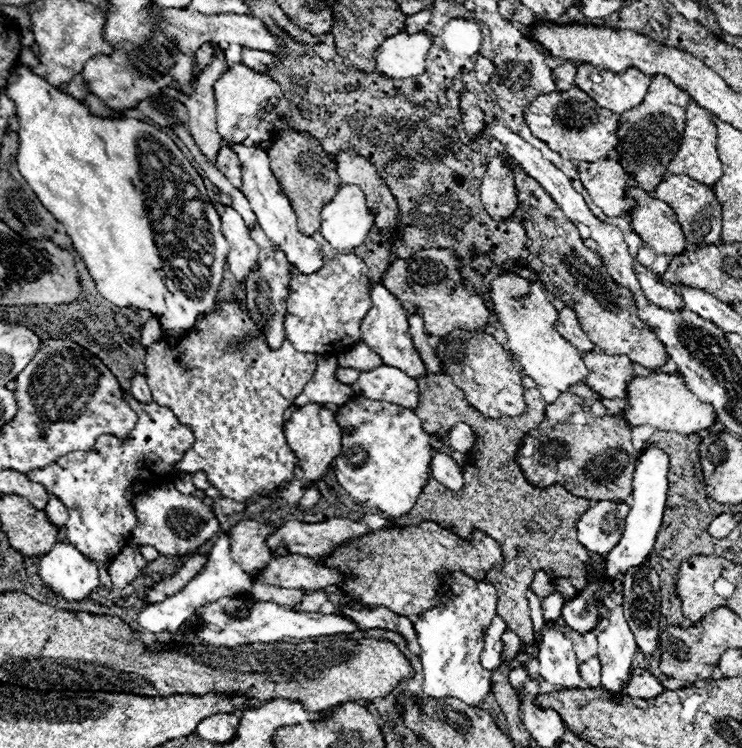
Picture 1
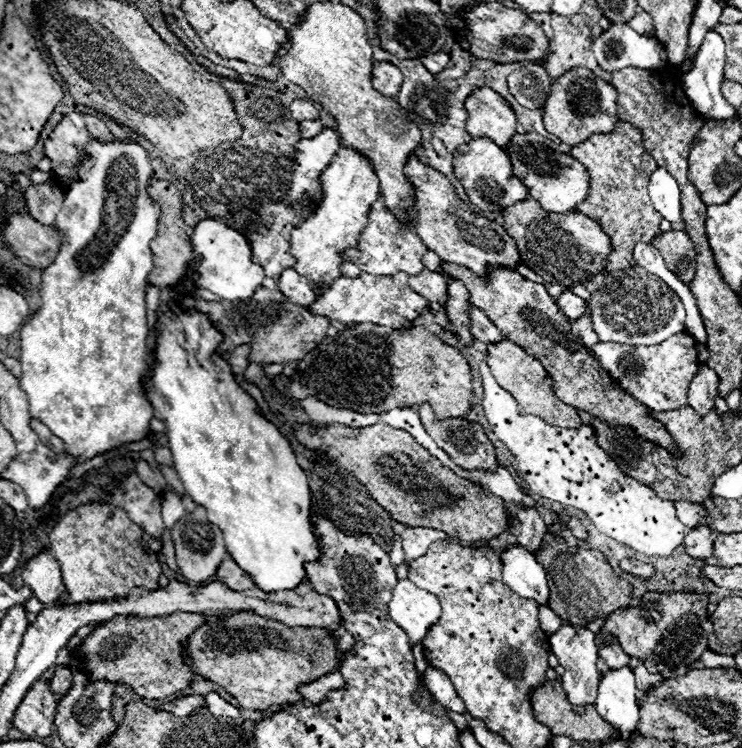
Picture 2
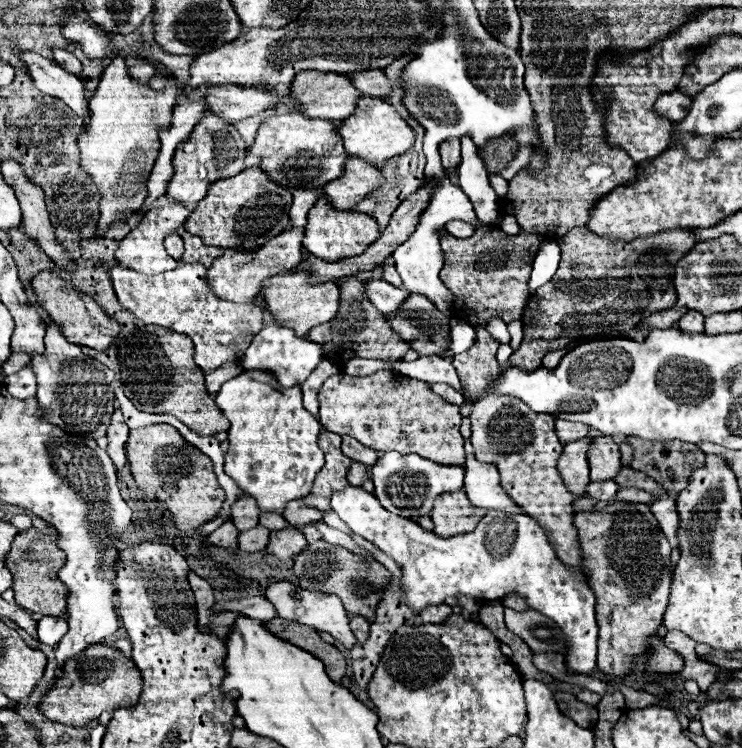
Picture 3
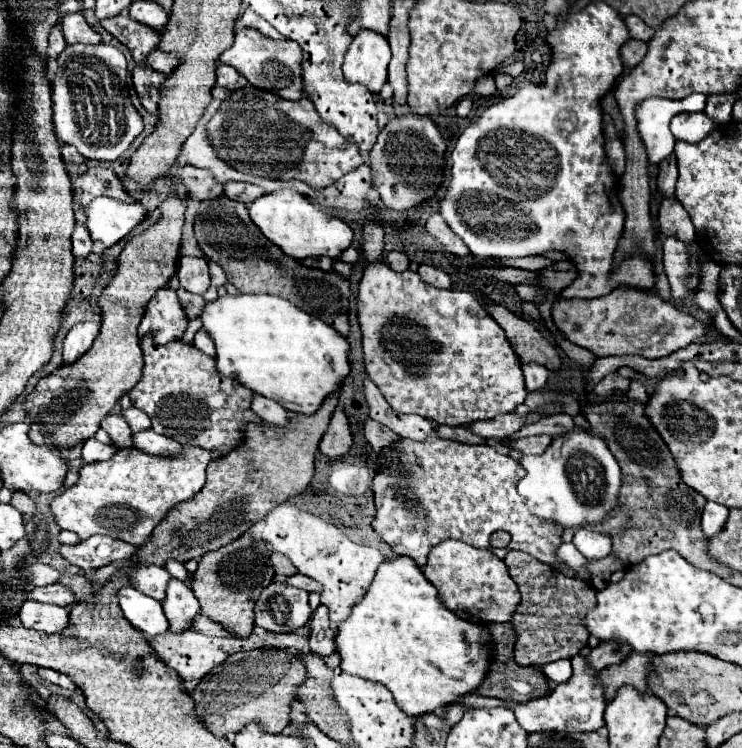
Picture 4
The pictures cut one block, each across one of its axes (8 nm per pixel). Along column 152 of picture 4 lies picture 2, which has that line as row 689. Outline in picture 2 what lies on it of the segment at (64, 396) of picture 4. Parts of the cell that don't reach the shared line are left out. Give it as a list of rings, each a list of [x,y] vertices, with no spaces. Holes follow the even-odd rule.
[[[254,612],[208,614],[206,622],[188,636],[182,656],[196,674],[222,686],[242,708],[250,710],[296,704],[302,700],[298,686],[340,668],[336,636],[330,634],[330,630],[290,628]],[[308,658],[312,658],[312,662]]]

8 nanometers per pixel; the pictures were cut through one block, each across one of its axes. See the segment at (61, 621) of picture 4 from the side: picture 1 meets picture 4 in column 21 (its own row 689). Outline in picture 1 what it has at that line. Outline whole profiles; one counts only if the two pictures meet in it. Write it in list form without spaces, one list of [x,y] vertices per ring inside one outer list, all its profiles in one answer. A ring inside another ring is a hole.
[[[612,578],[612,592],[608,596],[604,596],[602,604],[608,610],[608,622],[610,622],[608,628],[598,634],[598,658],[600,658],[600,664],[602,664],[602,686],[606,690],[610,690],[610,692],[620,694],[622,684],[630,676],[632,660],[634,660],[634,654],[638,650],[636,640],[634,640],[634,634],[630,632],[628,622],[624,618],[624,608],[622,608],[622,582],[620,580]]]

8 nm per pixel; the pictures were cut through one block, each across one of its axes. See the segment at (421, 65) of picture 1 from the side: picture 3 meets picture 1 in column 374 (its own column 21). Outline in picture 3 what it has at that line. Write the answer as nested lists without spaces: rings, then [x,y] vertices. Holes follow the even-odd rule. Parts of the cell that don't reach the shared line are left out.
[[[20,52],[18,56],[24,62],[28,76],[32,78],[34,86],[40,92],[60,98],[78,116],[88,118],[88,98],[84,96],[84,86],[78,76],[66,72],[54,60],[44,58],[36,52]]]

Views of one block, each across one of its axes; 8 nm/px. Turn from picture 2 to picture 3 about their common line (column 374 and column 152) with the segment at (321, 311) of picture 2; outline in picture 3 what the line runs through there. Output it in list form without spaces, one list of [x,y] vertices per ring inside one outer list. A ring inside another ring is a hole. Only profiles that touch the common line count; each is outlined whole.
[[[180,262],[174,270],[154,274],[154,276],[142,276],[142,274],[130,270],[130,268],[114,266],[114,268],[110,268],[110,278],[112,278],[112,286],[114,286],[114,292],[116,292],[122,308],[136,314],[136,318],[140,318],[144,324],[164,326],[164,328],[170,328],[170,330],[176,330],[180,334],[190,336],[192,342],[194,342],[194,362],[204,372],[216,370],[224,362],[242,360],[246,348],[250,346],[250,340],[264,328],[264,310],[260,306],[256,306],[256,304],[234,304],[234,302],[228,302],[228,300],[220,300],[218,296],[214,296],[210,292],[210,288],[206,284],[206,268],[202,264]]]

